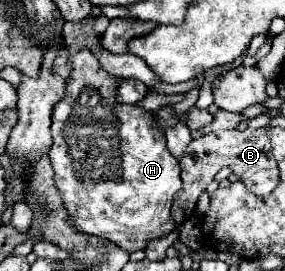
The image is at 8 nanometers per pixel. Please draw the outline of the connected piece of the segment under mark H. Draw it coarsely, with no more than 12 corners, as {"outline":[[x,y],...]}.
{"outline":[[89,50],[51,122],[81,232],[129,254],[175,228],[179,162]]}

